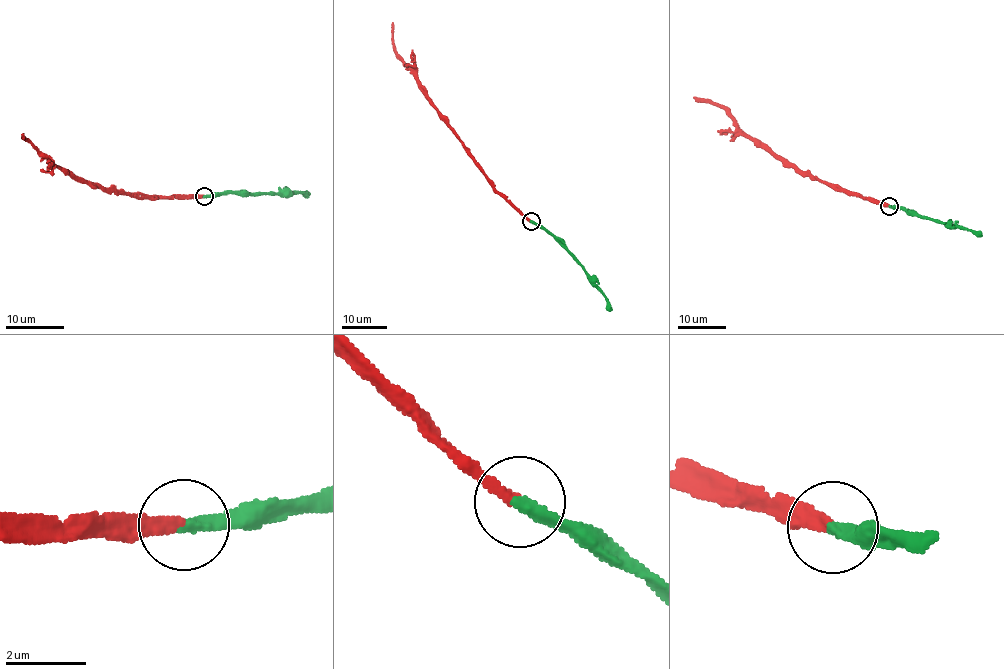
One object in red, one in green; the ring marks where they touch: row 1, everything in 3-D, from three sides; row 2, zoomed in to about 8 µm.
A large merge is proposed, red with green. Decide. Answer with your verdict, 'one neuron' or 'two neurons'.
one neuron

